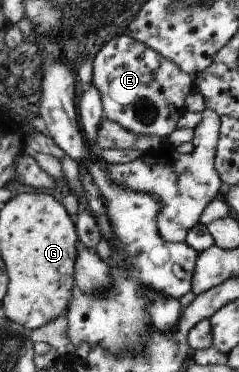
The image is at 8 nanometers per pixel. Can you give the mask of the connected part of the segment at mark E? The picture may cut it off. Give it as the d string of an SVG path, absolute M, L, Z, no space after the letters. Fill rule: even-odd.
M124 35L110 41L94 59L93 86L98 87L104 105L105 118L120 123L134 135L148 135L153 138L168 139L177 131L180 119L186 113L187 98L196 90L195 77L188 75L178 63L147 47L146 44Z

